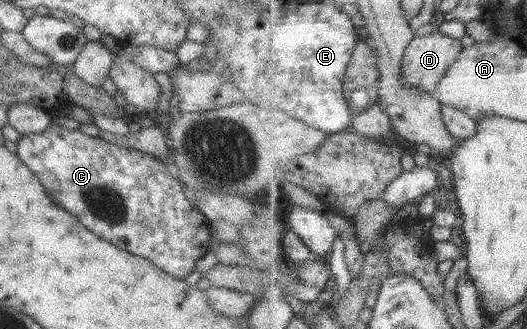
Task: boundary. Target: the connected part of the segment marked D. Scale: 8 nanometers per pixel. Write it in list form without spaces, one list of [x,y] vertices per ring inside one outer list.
[[[435,29],[428,35],[416,37],[409,48],[408,56],[404,59],[404,76],[416,90],[423,90],[429,94],[439,89],[439,83],[451,68],[460,60],[464,52],[461,39],[451,38],[447,34]]]

